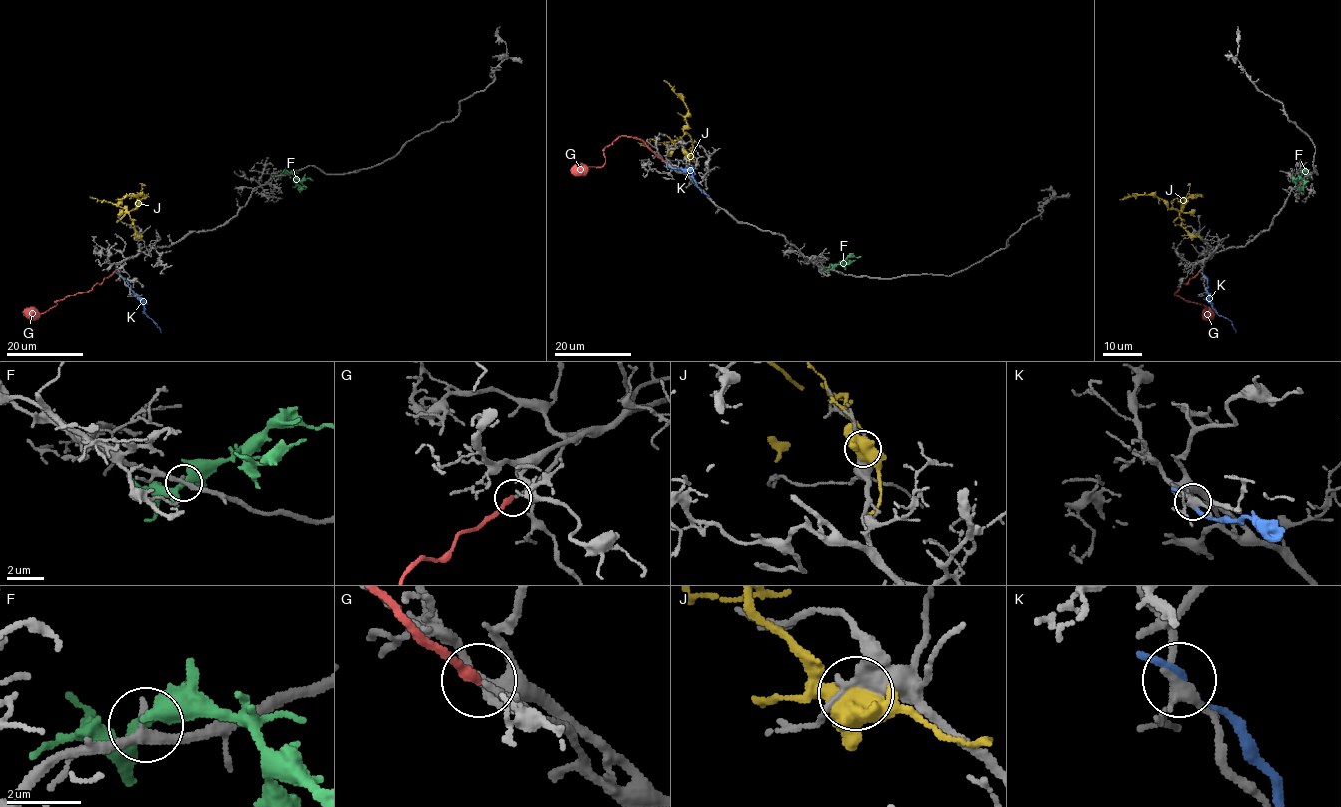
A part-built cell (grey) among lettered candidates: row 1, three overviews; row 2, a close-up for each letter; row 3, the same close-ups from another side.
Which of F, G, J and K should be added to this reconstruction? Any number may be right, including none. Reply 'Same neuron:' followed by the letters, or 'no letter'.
Same neuron: G

